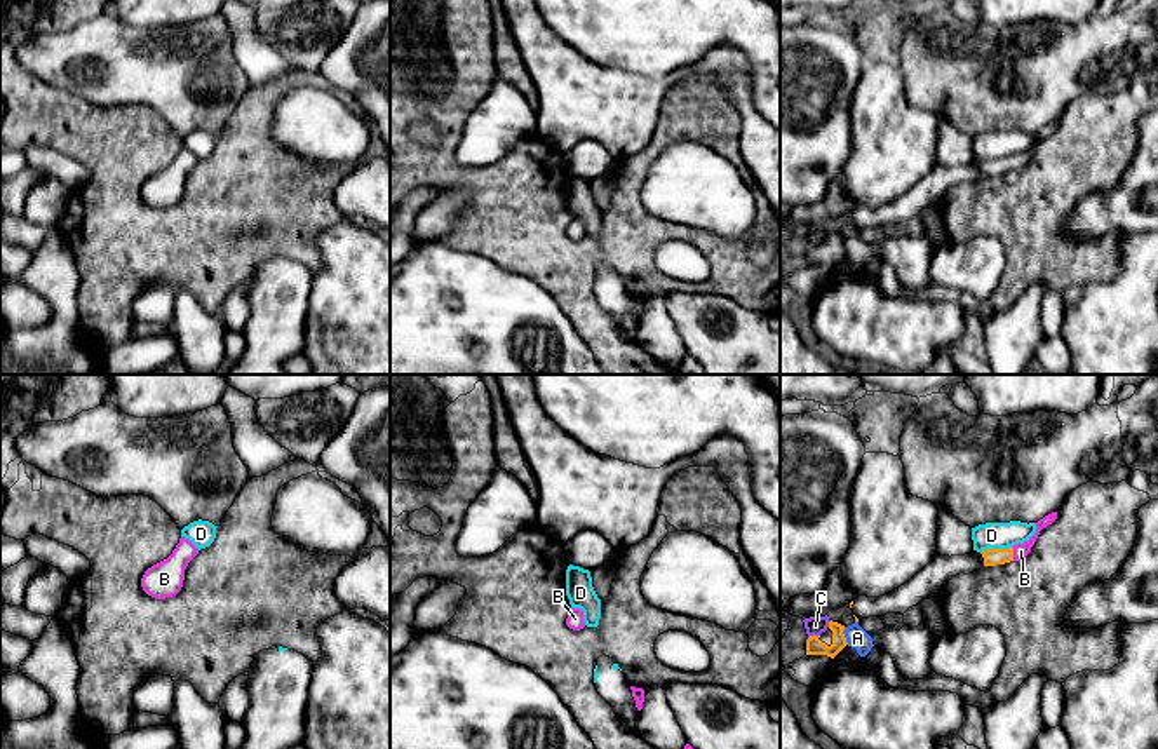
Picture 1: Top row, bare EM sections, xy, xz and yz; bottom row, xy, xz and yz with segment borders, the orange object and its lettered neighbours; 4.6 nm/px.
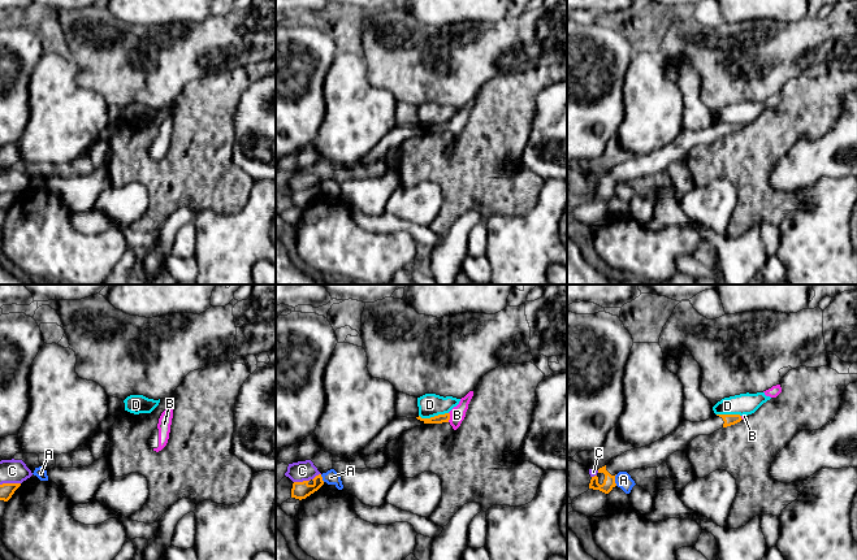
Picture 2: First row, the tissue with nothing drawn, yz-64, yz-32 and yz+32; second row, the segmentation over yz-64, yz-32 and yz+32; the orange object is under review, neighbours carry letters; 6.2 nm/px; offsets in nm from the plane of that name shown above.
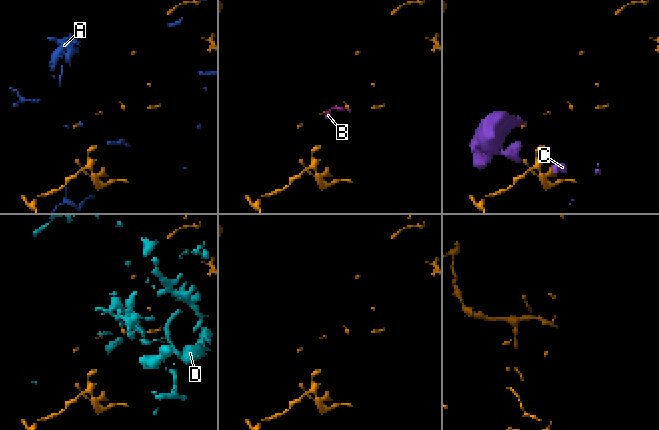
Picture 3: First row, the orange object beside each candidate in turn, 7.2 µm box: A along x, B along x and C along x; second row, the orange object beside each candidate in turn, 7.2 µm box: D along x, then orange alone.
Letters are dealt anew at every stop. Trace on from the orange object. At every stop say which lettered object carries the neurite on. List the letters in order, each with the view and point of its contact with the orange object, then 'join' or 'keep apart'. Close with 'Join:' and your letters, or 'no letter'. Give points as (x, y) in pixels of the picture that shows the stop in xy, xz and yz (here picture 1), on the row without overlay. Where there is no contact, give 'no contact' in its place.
A: contact yz (843, 246); keep apart
B: contact yz (1012, 164); join
C: contact yz (814, 246); keep apart
D: contact yz (996, 159); keep apart
Join: B

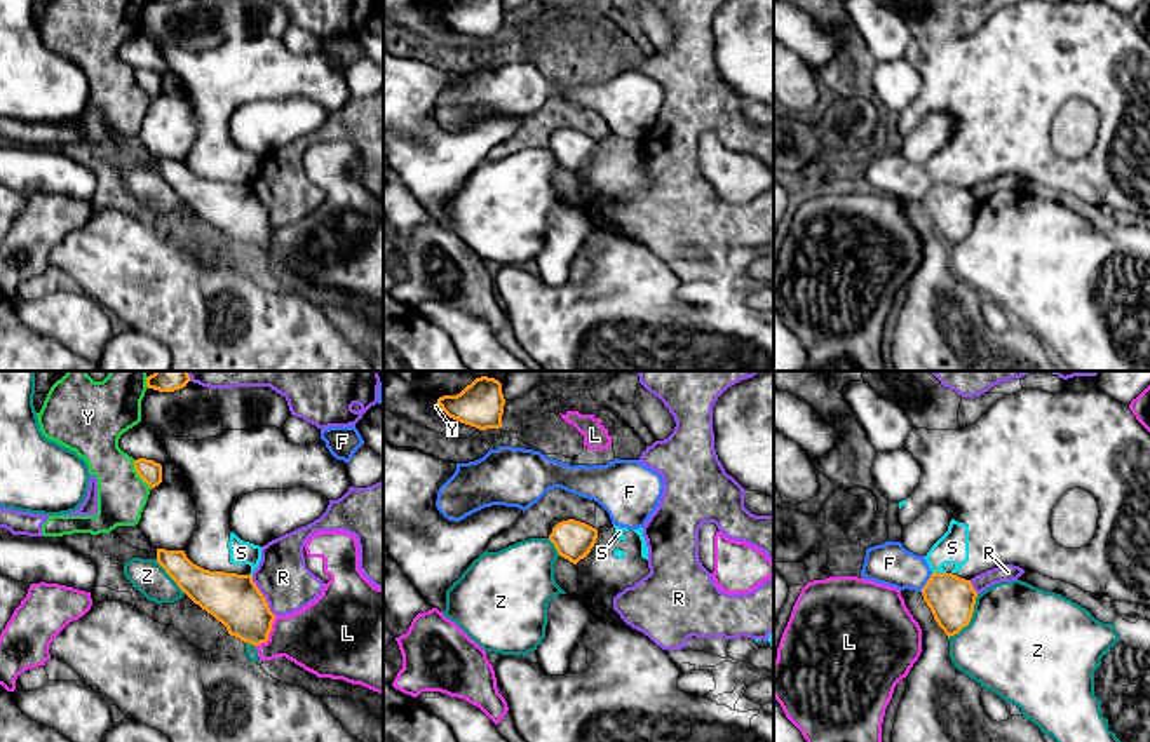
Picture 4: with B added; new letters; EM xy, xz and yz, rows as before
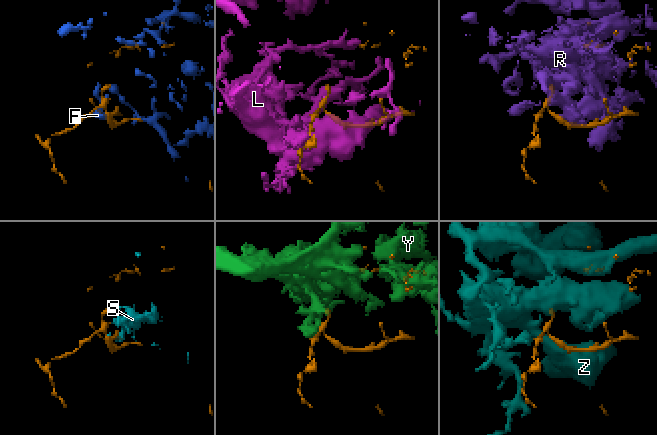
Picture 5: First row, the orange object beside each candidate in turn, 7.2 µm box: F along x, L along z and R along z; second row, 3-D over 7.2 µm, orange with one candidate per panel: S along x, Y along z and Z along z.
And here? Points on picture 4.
F: contact yz (927, 192); keep apart
L: contact xy (269, 242); keep apart
R: contact xy (263, 206); keep apart
S: contact yz (936, 182); keep apart
Y: contact xy (138, 84); keep apart
Z: contact yz (971, 227); keep apart
Join: no letter

